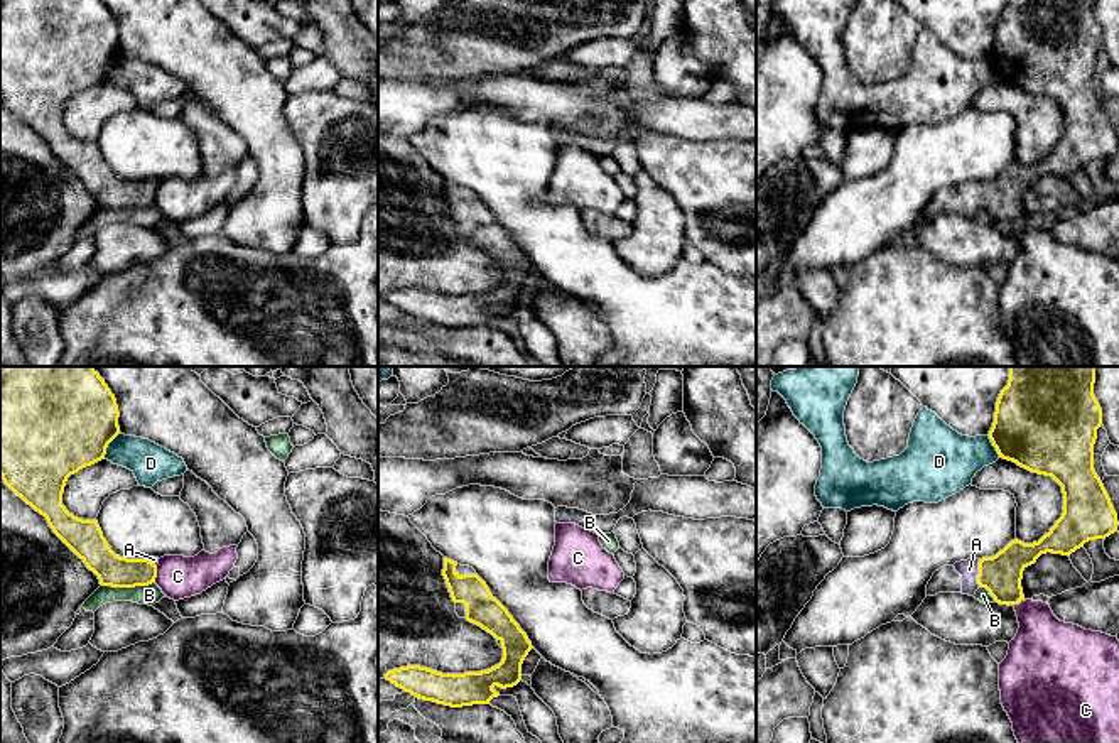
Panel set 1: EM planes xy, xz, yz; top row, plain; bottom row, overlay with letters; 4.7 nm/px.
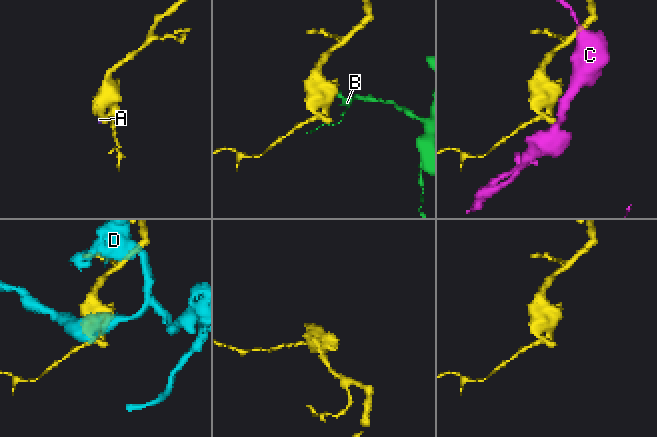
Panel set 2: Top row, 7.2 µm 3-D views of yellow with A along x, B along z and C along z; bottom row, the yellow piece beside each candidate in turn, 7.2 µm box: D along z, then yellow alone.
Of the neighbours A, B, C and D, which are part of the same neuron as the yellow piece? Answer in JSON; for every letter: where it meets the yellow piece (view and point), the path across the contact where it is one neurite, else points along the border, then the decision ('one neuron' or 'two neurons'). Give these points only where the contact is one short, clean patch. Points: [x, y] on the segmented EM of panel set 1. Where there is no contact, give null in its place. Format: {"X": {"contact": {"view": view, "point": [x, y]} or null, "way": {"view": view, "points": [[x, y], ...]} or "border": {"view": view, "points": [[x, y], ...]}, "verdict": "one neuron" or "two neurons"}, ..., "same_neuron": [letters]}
{"A": {"contact": {"view": "yz", "point": [979, 573]}, "way": {"view": "yz", "points": [[1001, 574], [979, 573], [969, 569]]}, "verdict": "one neuron"}, "B": {"contact": {"view": "xy", "point": [127, 586]}, "border": {"view": "xy", "points": [[154, 581], [144, 586], [102, 586]]}, "verdict": "two neurons"}, "C": {"contact": {"view": "xy", "point": [156, 574]}, "border": {"view": "xy", "points": [[157, 566], [154, 581]]}, "verdict": "two neurons"}, "D": {"contact": {"view": "xy", "point": [107, 446]}, "verdict": "two neurons"}, "same_neuron": ["A"]}

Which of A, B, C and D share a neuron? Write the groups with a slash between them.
A / B / C / D

